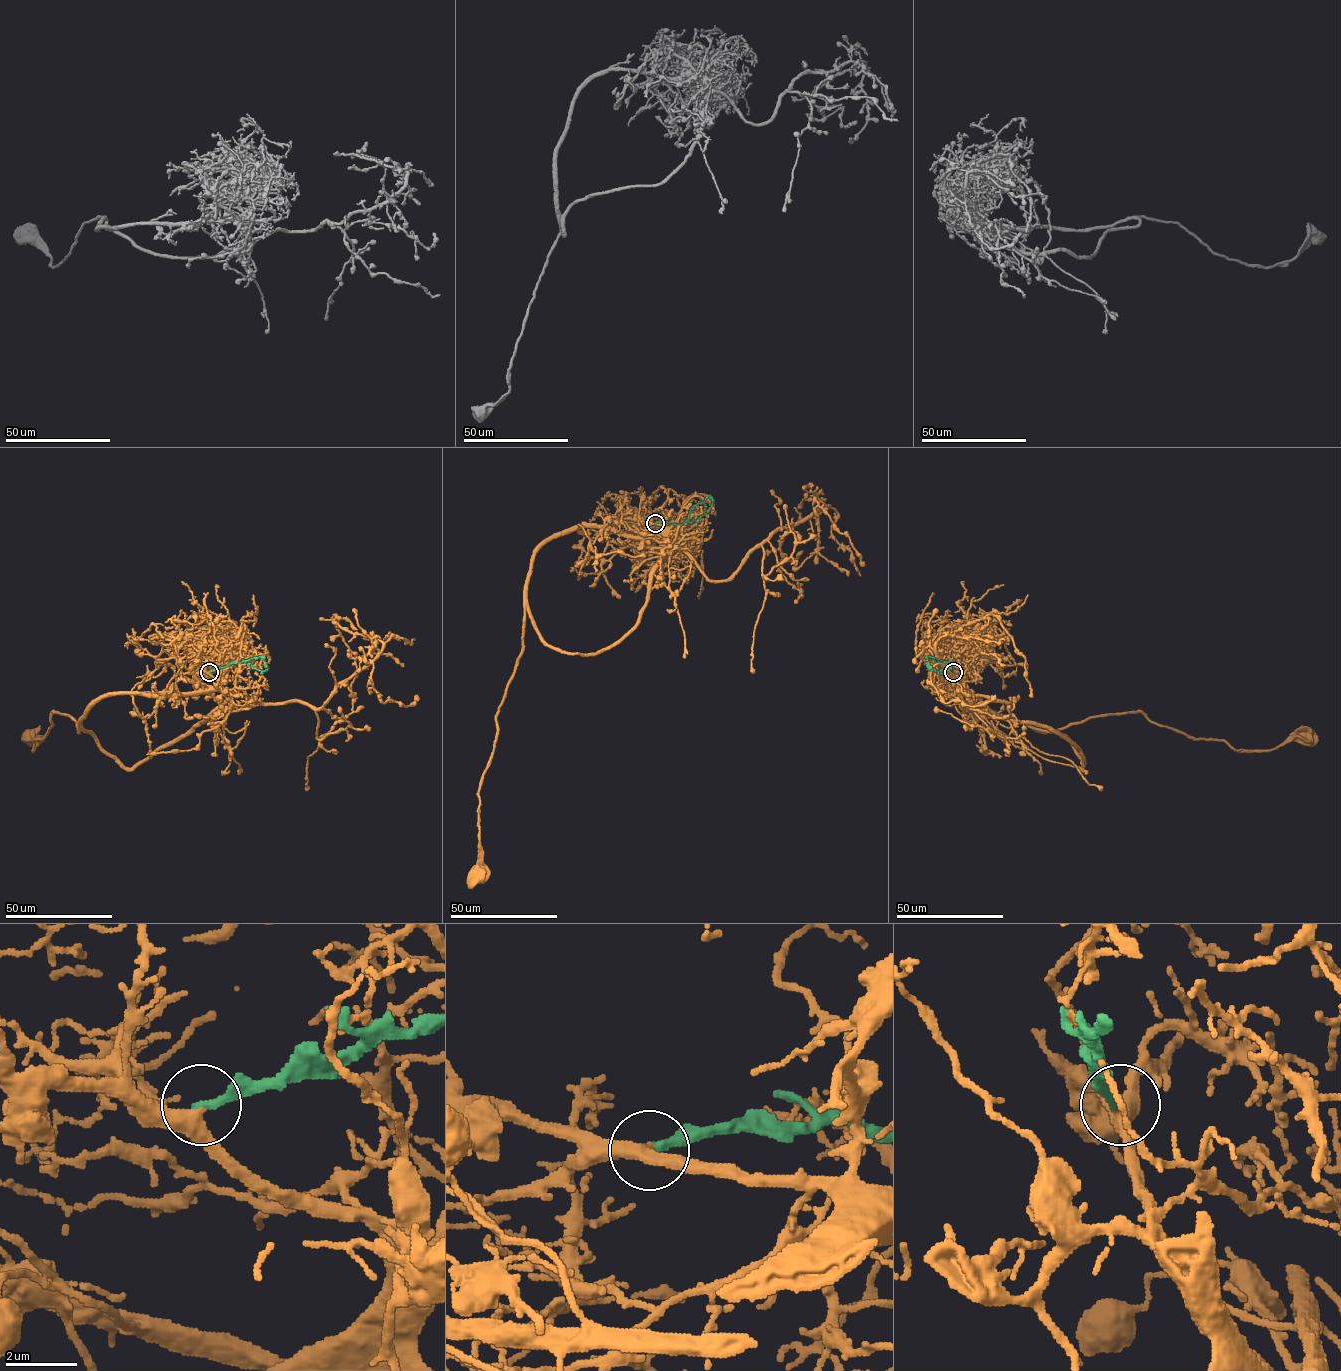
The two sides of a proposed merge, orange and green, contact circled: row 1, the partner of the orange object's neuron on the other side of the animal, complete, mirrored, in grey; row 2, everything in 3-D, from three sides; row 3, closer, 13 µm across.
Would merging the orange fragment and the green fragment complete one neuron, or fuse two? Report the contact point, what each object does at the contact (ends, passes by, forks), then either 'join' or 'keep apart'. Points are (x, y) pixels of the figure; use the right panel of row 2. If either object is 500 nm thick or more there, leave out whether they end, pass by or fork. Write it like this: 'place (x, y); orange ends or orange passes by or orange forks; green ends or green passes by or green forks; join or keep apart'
place (953, 672); orange passes by; green ends; keep apart

